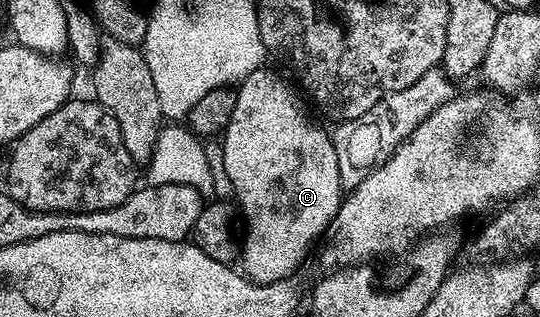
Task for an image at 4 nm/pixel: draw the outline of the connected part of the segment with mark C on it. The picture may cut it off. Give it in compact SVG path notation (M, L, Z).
M260 67L239 83L233 115L222 135L222 164L235 189L244 225L240 266L251 281L260 285L295 275L312 244L331 227L344 192L329 131L320 128L300 108L305 99L292 88L293 83L269 68Z

